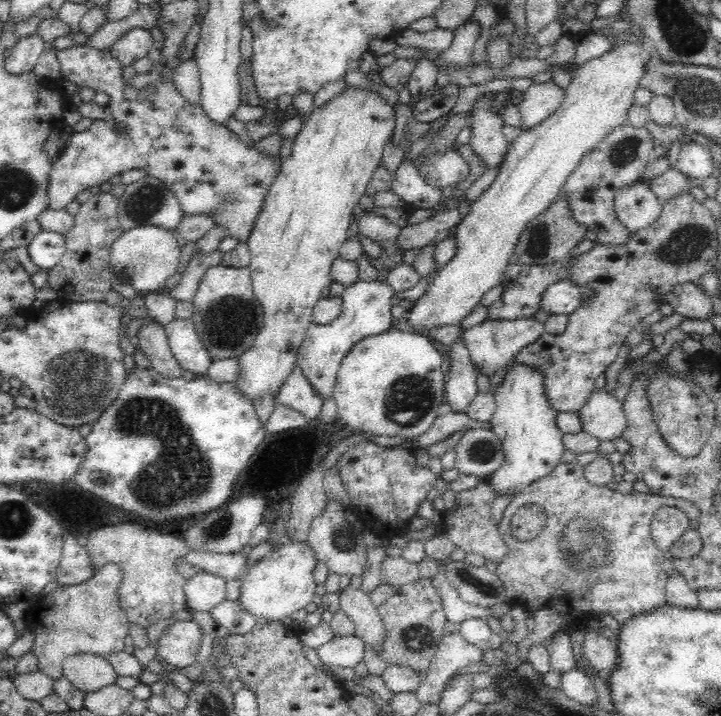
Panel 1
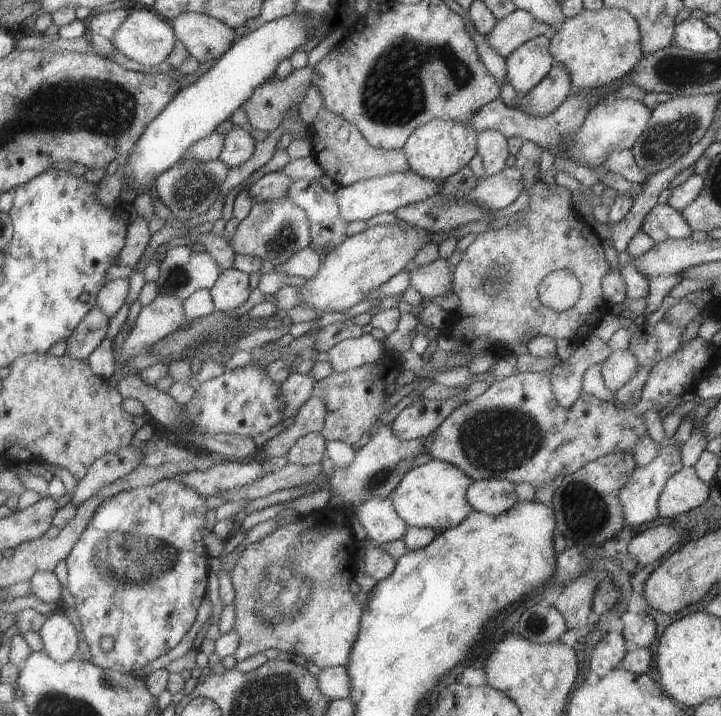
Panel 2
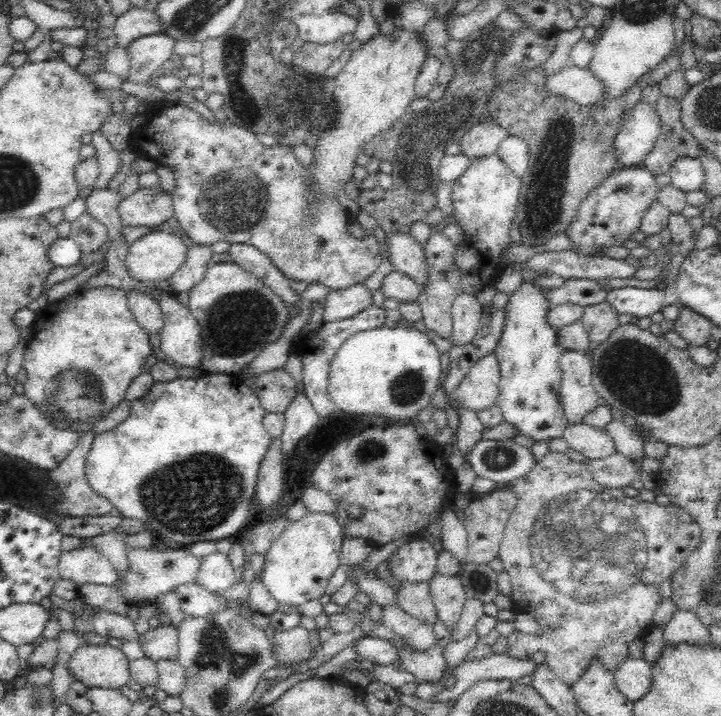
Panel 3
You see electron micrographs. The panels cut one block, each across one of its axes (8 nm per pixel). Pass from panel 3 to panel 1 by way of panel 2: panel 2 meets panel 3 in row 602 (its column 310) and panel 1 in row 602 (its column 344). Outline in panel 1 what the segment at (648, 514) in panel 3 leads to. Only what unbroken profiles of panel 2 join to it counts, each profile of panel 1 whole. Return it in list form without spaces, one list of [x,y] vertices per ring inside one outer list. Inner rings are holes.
[[[577,460],[570,463],[560,461],[548,476],[528,484],[520,494],[512,497],[498,526],[508,554],[497,564],[496,576],[503,582],[510,603],[536,612],[542,608],[554,608],[565,615],[566,625],[560,627],[584,627],[592,618],[600,618],[604,613],[613,616],[620,624],[636,615],[666,605],[667,575],[662,568],[666,556],[654,542],[651,535],[651,520],[662,506],[675,506],[697,519],[700,509],[682,498],[660,496],[659,494],[622,494],[606,486],[598,486],[587,481],[584,466]],[[537,504],[544,508],[547,520],[543,529],[533,539],[520,541],[512,536],[510,521],[520,506]]]

